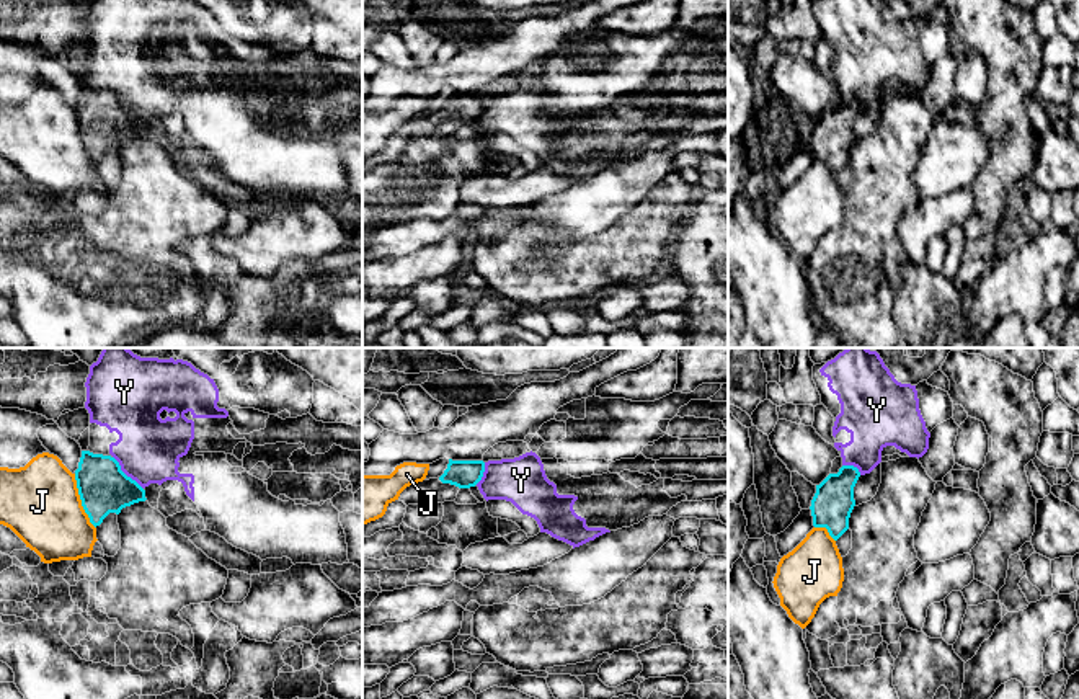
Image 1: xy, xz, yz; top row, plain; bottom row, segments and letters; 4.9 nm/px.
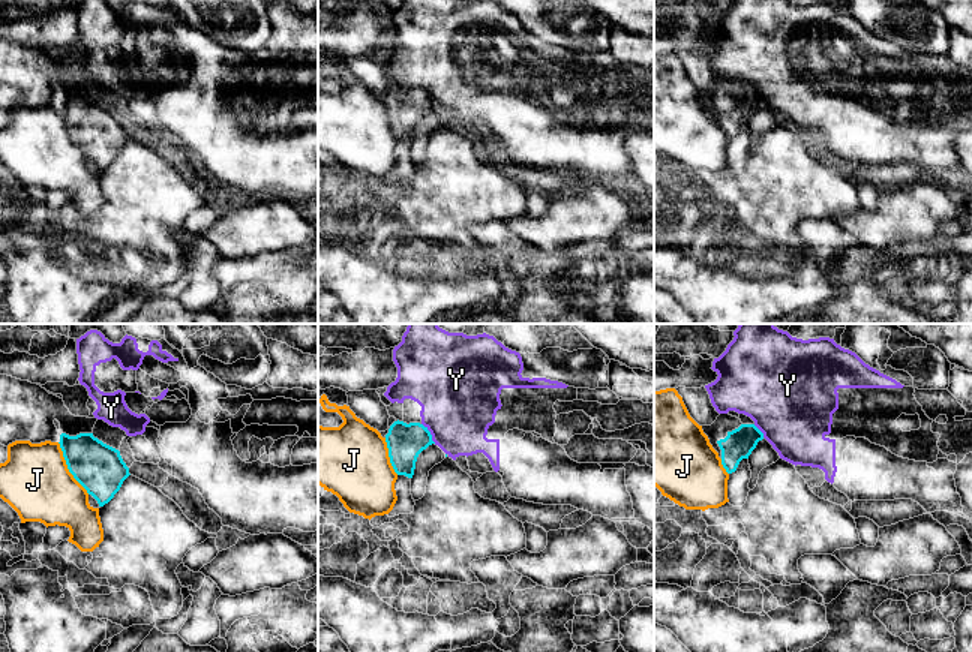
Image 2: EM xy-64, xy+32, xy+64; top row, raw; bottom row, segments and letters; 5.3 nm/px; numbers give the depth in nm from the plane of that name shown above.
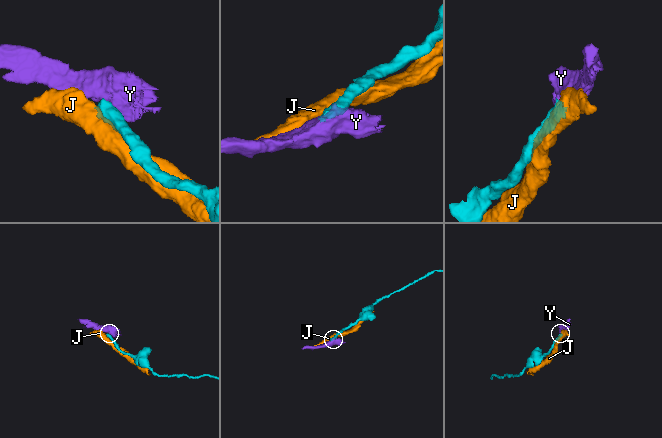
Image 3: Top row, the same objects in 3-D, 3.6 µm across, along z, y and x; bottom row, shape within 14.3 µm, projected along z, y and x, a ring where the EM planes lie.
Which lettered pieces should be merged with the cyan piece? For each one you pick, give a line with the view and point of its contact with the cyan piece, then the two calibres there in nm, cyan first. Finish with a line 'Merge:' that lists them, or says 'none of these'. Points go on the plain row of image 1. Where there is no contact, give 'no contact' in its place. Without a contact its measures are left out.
Merge: none of these

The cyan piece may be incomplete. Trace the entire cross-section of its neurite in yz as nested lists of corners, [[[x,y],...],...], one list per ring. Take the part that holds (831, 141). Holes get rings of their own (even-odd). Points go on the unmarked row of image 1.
[[[842,100],[837,108],[829,108],[811,134],[811,150],[815,162],[826,162],[837,175],[849,163],[849,152],[855,140],[854,121],[860,106],[854,100]]]

